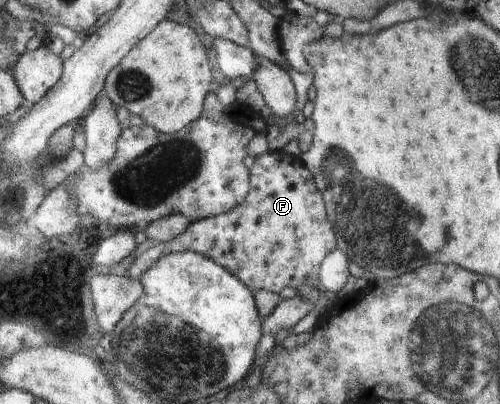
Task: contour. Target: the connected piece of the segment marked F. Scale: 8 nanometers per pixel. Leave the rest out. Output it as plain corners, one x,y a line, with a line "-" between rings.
283,149
272,150
255,157
254,163
249,169
249,182
248,195
240,205
228,213
191,221
188,229
182,235
178,235
176,239
172,239
168,243
160,243
152,249
148,248
147,251
144,251
130,265
125,276
139,279
144,271
148,271
152,265
156,265
156,261
162,255
193,251
208,257
220,267
228,269
251,292
268,290
279,294
286,287
298,290
302,285
321,289
320,281
318,281
320,264
327,254
337,249
337,245
331,221
328,219
325,201
316,187
312,172
308,171
299,156
288,154

